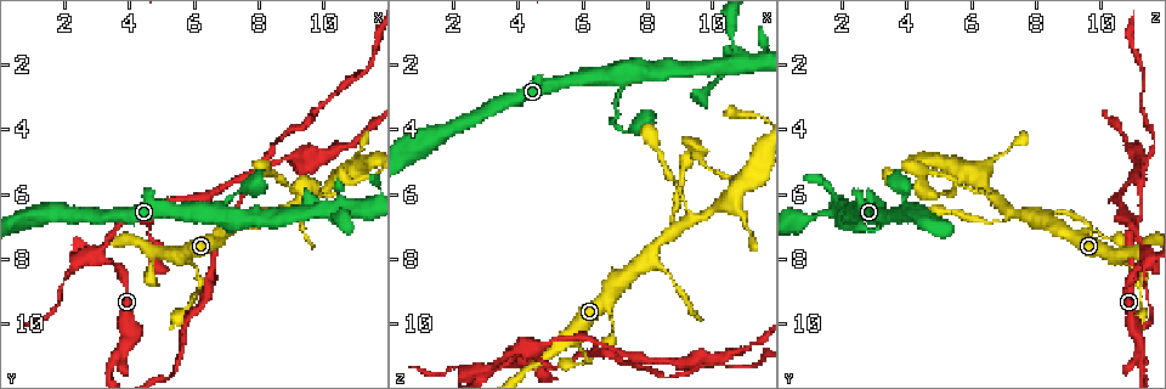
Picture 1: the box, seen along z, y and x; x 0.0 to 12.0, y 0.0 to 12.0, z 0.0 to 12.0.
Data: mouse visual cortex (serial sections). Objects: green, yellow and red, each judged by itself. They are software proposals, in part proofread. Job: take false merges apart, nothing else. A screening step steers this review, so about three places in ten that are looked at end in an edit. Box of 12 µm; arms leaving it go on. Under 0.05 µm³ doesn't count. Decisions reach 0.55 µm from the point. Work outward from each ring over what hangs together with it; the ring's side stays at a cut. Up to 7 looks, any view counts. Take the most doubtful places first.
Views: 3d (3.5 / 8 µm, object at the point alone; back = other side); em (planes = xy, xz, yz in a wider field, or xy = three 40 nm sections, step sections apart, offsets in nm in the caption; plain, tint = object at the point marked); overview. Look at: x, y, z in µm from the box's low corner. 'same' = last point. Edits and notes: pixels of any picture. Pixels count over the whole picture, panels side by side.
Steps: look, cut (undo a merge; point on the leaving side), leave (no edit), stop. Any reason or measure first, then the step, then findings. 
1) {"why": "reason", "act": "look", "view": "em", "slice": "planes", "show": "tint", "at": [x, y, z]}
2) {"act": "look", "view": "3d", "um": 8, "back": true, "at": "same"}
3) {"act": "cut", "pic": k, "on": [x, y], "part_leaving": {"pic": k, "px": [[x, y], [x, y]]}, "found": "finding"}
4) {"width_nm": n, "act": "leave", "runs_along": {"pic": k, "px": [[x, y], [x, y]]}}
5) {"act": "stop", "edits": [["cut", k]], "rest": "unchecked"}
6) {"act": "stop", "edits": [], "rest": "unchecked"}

{"why": "sudden change in width", "act": "look", "view": "3d", "um": 3.5, "at": [8.7, 6.6, 7.2]}

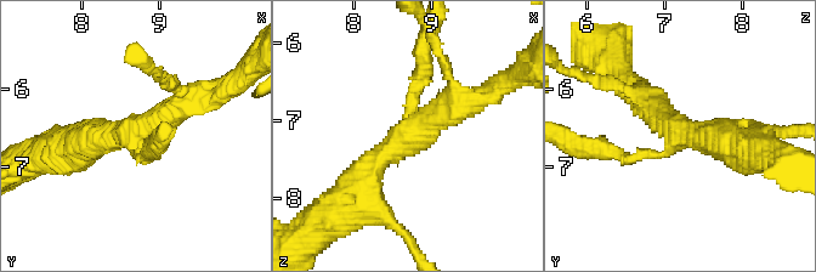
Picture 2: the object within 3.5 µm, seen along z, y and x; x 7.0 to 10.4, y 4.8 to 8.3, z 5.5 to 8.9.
{"arms": 3, "arm_widths_nm": [150, 400, 450], "act": "look", "view": "em", "slice": "xy", "step": 3, "show": "tint", "at": [8.75, 6.50, 7.15]}

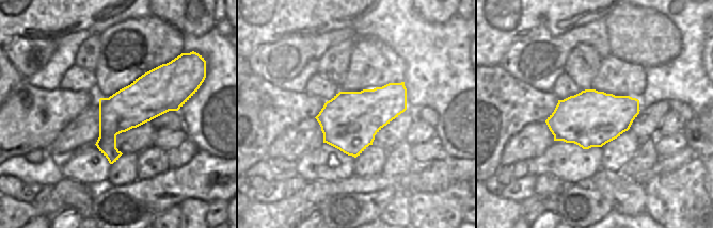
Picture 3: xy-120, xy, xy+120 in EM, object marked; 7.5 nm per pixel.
{"act": "look", "view": "em", "slice": "planes", "show": "tint", "at": "same"}

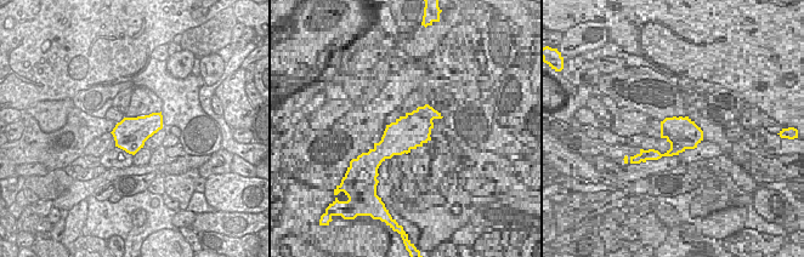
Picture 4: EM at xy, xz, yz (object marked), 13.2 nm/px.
{"act": "leave", "found": "one cell here"}

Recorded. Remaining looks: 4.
{"why": "three arms meet", "act": "look", "view": "3d", "um": 3.5, "at": [5.7, 8.0, 10.5]}

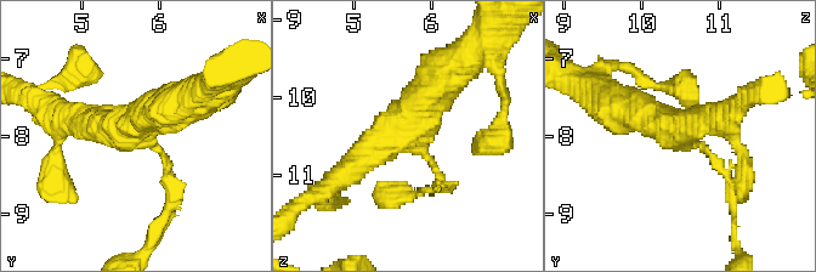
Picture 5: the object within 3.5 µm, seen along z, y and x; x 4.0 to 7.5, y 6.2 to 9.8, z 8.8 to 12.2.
{"arms": 3, "arm_widths_nm": [100, 350, 500], "act": "look", "view": "em", "slice": "xy", "step": 3, "show": "tint", "at": [5.75, 7.95, 10.60]}

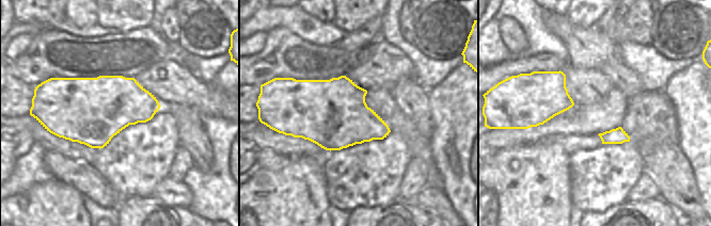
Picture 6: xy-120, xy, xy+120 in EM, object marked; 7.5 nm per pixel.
{"act": "leave", "runs_along": {"pic": 5, "px": [[611, 105], [704, 146], [729, 191]]}, "found": "one cell here"}

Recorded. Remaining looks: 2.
{"act": "look", "view": "3d", "um": 3.5, "at": [3.2, 7.7, 11.3]}

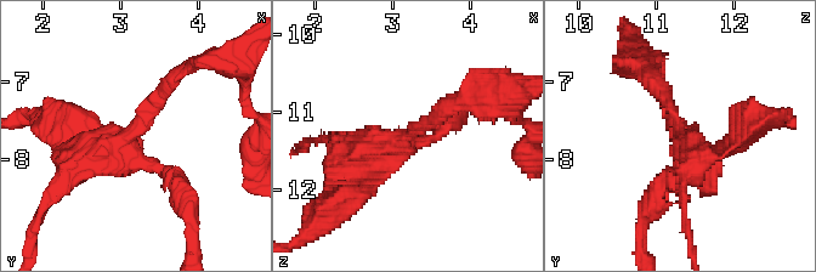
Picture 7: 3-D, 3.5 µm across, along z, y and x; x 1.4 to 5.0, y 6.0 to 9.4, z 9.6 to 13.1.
{"arms": 4, "arm_widths_nm": [200, 200, 200, 400], "act": "look", "view": "em", "slice": "planes", "show": "tint", "at": [3.15, 7.70, 11.35]}

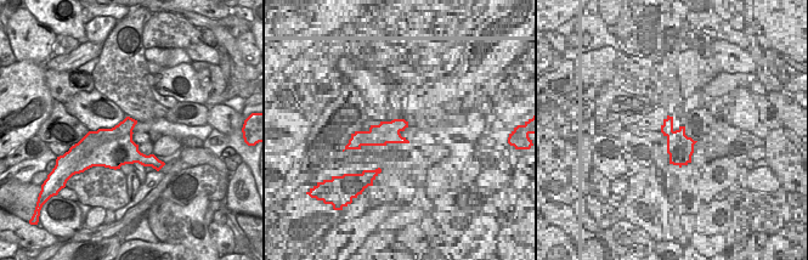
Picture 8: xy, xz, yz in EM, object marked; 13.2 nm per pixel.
{"width_nm": 460, "act": "cut", "pic": 7, "on": [38, 219], "part_leaving": {"pic": 7, "px": [[128, 140], [183, 68], [202, 61]]}, "found": "a second cell is stuck on"}

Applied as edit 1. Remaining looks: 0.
{"act": "stop", "edits": [["cut", 7]], "rest": "unchecked"}

